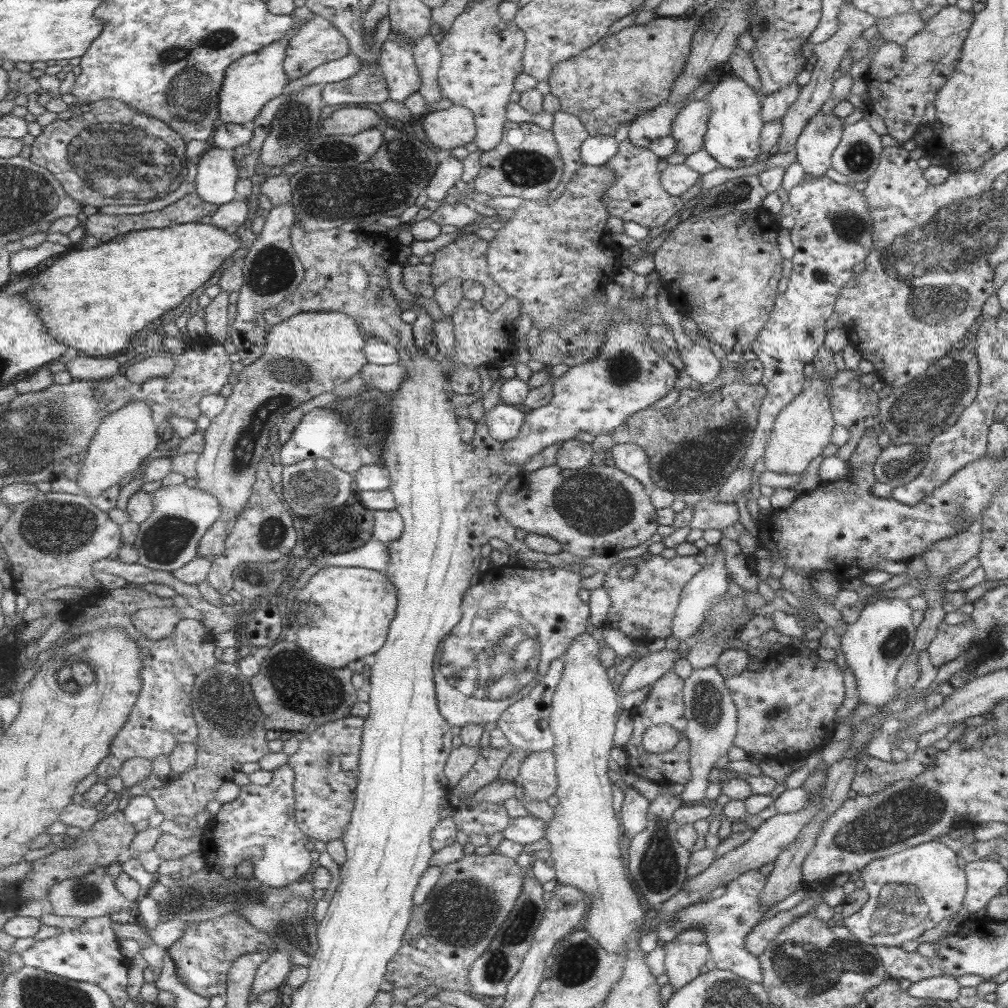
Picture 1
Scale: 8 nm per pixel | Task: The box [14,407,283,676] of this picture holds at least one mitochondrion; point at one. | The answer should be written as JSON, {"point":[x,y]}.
{"point":[59,528]}

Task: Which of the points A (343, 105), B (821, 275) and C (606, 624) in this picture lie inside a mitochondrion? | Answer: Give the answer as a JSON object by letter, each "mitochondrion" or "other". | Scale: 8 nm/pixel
{"A":"other","B":"mitochondrion","C":"other"}

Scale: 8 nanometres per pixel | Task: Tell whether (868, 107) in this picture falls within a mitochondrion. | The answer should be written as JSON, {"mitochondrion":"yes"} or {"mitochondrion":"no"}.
{"mitochondrion":"no"}

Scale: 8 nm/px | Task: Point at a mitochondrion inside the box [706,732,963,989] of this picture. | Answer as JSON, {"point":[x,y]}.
{"point":[910,811]}

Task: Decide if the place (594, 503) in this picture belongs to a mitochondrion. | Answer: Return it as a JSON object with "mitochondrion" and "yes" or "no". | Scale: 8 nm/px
{"mitochondrion":"yes"}

